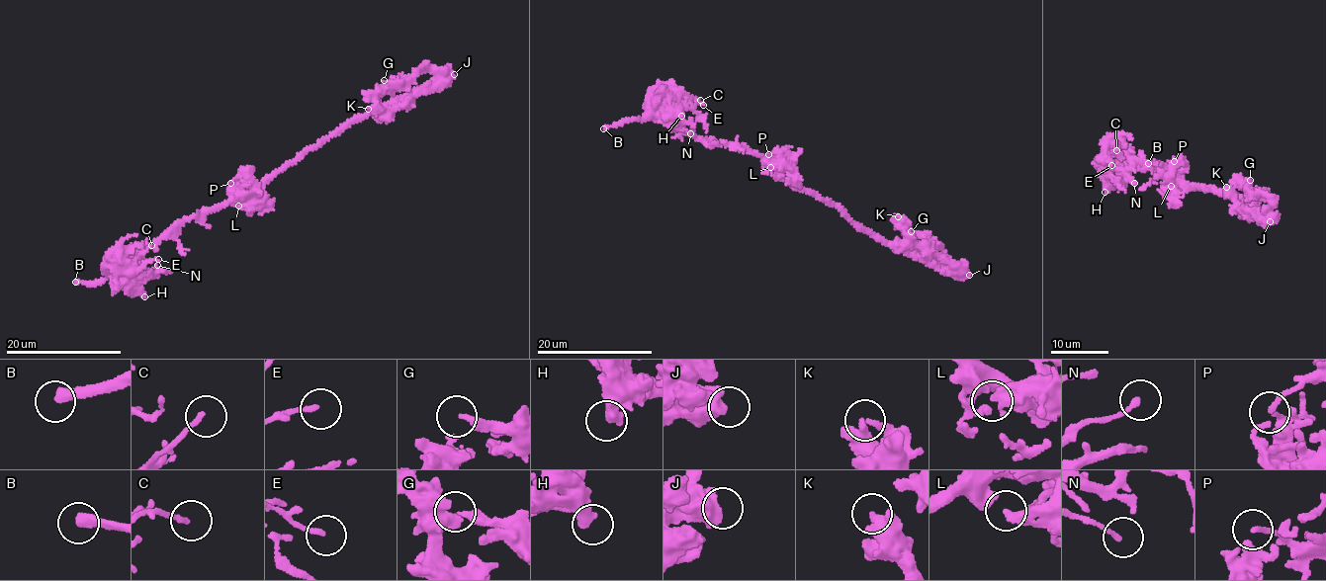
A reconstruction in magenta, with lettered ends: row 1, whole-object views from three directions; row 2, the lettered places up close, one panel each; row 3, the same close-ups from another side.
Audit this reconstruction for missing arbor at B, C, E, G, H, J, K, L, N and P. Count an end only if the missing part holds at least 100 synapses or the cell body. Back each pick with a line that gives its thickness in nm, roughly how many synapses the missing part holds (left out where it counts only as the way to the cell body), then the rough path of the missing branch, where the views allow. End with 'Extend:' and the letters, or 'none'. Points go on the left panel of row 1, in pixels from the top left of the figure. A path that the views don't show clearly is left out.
B: 420 nm
Extend: B

